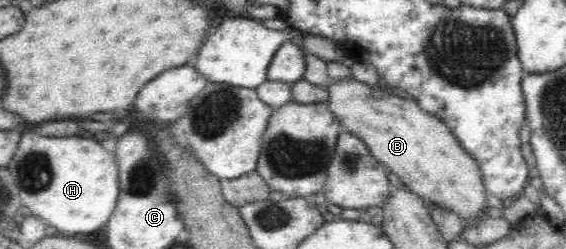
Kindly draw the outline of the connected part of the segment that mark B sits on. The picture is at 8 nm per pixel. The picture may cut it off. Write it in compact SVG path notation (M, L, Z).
M352 76L330 80L326 91L329 95L324 103L341 123L342 130L358 137L370 150L375 161L386 168L388 174L398 176L400 182L410 191L424 201L431 201L453 211L467 221L474 221L482 211L488 209L484 200L488 193L484 191L483 176L478 163L460 146L451 130L436 116L424 112L416 101L389 95L386 90L360 82Z

